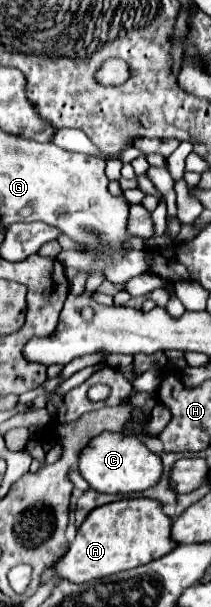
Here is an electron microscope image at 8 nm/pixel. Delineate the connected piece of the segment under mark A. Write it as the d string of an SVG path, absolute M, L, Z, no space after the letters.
M124 497L114 503L96 507L80 525L70 549L60 561L52 565L60 579L72 583L86 583L92 579L108 577L118 571L146 565L170 553L176 543L170 539L172 521L162 513L160 503L148 497Z

